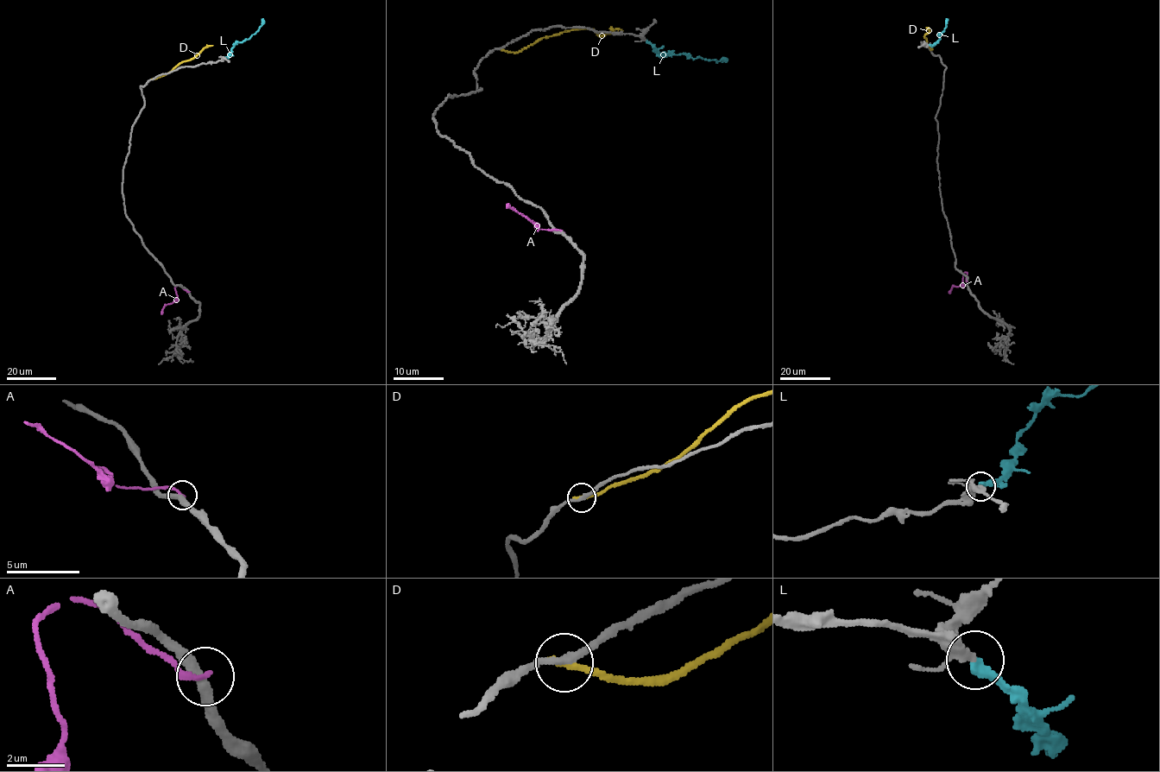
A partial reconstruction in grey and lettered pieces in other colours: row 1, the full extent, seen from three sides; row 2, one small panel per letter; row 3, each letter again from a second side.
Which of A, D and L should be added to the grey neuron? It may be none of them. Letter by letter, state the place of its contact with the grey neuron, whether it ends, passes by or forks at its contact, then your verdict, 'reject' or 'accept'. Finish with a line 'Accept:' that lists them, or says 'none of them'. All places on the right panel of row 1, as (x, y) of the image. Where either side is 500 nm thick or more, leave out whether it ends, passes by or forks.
A: meets grey at (967, 281); it ends there; reject
D: meets grey at (929, 49); it ends there; reject
L: meets grey at (929, 45); it ends there; accept
Accept: L

